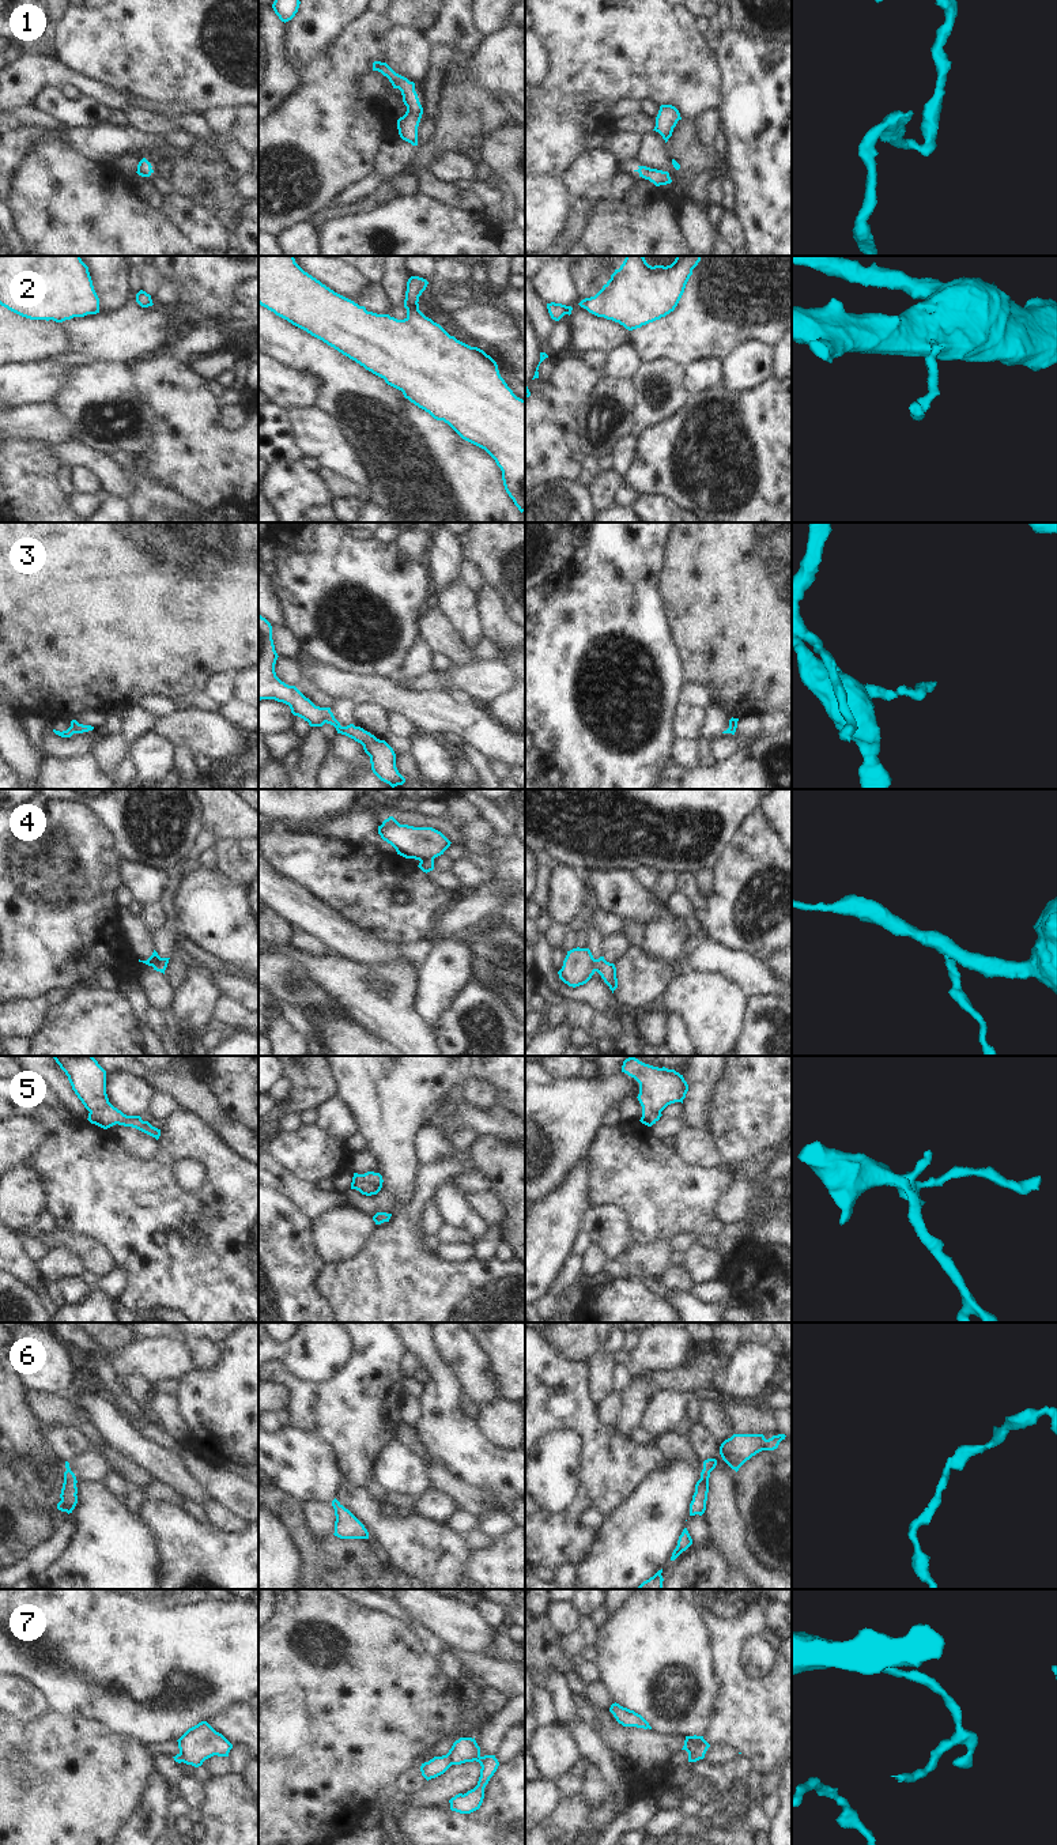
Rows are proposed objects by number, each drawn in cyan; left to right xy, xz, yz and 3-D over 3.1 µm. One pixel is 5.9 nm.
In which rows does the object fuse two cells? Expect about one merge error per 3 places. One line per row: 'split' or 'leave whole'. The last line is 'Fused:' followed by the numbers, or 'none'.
1: leave whole
2: leave whole
3: leave whole
4: split
5: leave whole
6: leave whole
7: split
Fused: 4, 7

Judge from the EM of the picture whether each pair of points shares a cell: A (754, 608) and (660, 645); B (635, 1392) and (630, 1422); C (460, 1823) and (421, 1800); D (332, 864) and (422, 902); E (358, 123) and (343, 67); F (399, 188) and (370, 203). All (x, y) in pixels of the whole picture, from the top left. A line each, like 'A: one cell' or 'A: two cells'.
A: two cells
B: one cell
C: two cells
D: one cell
E: one cell
F: one cell

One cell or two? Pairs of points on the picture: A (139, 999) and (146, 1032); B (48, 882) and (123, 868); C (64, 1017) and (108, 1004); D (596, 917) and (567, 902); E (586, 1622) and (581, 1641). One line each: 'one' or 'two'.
A: one
B: two
C: one
D: two
E: one

